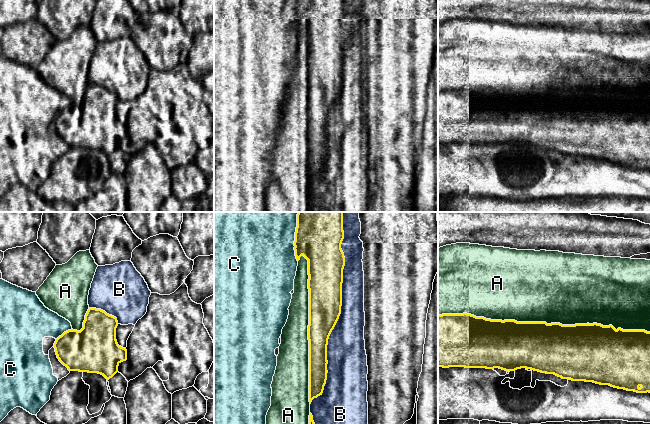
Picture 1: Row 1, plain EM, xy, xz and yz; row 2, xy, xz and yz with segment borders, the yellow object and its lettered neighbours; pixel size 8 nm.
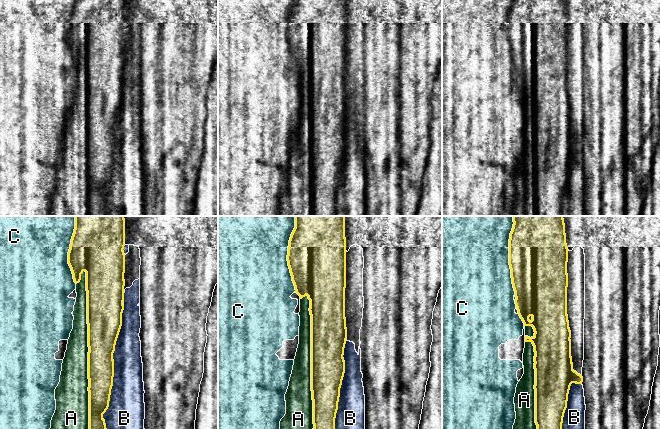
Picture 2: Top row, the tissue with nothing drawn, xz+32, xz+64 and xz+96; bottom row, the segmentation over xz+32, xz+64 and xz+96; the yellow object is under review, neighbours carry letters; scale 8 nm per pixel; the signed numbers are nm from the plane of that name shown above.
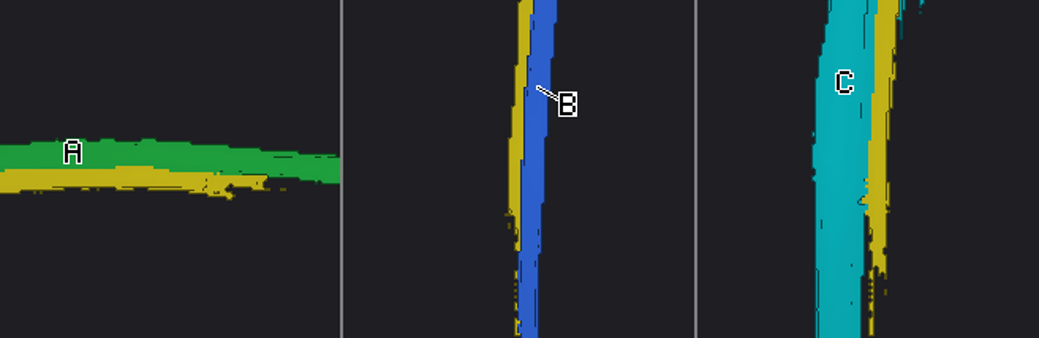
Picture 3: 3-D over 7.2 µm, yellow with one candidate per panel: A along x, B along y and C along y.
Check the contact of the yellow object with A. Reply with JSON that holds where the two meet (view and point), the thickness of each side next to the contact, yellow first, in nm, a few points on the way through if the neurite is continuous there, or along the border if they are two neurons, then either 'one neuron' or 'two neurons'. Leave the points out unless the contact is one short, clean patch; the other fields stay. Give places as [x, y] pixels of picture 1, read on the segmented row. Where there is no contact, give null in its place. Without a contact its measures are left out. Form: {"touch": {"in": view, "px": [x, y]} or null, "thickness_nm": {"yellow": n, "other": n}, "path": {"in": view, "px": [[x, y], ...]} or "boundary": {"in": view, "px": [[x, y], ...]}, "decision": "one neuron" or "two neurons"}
{"touch": {"in": "yz", "px": [544, 322]}, "thickness_nm": {"yellow": 400, "other": 500}, "decision": "two neurons"}

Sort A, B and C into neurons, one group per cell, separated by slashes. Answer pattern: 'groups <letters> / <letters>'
groups A / B / C

